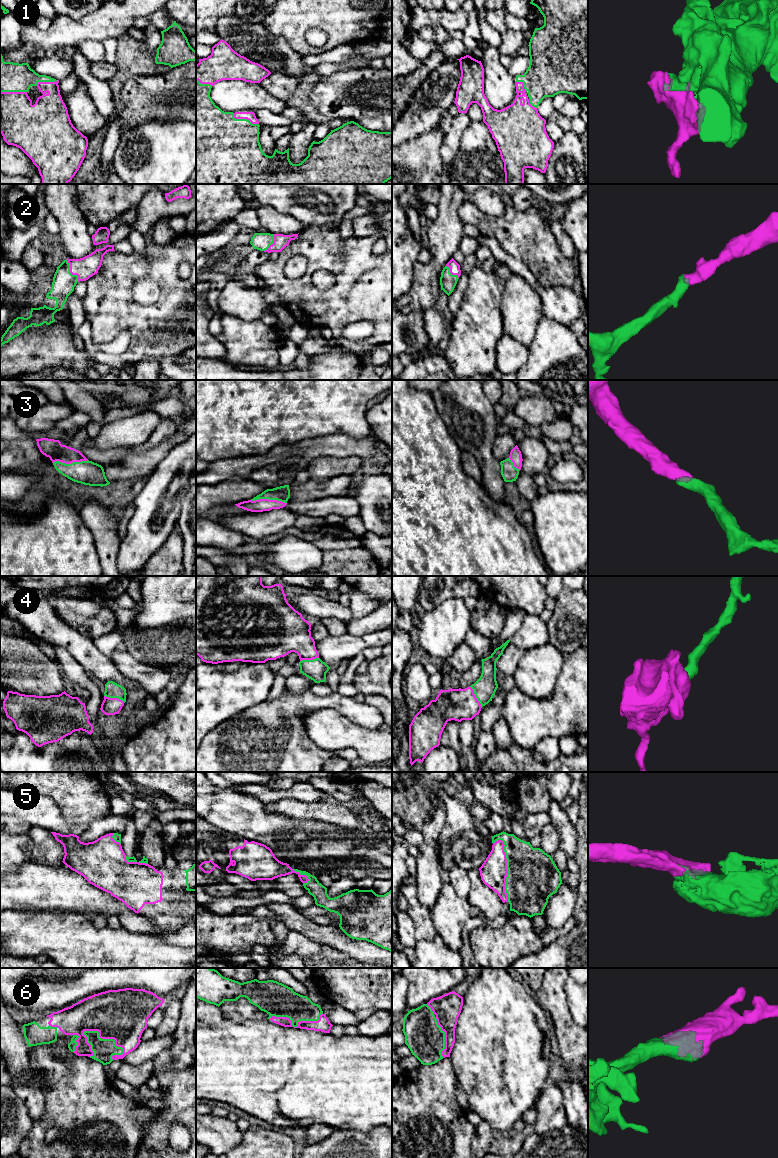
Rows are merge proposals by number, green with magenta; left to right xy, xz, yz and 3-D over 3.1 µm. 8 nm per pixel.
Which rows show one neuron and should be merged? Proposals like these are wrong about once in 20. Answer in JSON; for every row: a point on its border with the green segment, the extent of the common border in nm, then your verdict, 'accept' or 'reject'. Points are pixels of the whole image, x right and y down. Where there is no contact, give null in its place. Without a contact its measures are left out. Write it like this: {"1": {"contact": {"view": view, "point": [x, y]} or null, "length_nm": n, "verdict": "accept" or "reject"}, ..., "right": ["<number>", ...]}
{"1": {"contact": {"view": "xz", "point": [244, 119]}, "length_nm": 220, "verdict": "accept"}, "2": {"contact": {"view": "xy", "point": [69, 272]}, "length_nm": 200, "verdict": "accept"}, "3": {"contact": {"view": "xz", "point": [269, 499]}, "length_nm": 280, "verdict": "accept"}, "4": {"contact": {"view": "yz", "point": [476, 697]}, "length_nm": 200, "verdict": "accept"}, "5": {"contact": {"view": "yz", "point": [507, 868]}, "length_nm": 500, "verdict": "accept"}, "6": {"contact": {"view": "xy", "point": [105, 1039]}, "length_nm": 380, "verdict": "accept"}, "right": ["1", "2", "3", "4", "5", "6"]}

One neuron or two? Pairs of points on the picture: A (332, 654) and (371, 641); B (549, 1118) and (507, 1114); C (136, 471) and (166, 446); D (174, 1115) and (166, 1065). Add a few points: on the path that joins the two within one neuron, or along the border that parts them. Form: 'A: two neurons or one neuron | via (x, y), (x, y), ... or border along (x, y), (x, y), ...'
A: one neuron | via (342, 647), (361, 643)
B: two neurons | border along (545, 1086), (533, 1107)
C: one neuron | via (143, 464), (159, 452)
D: one neuron | via (174, 1103), (174, 1084), (168, 1077)

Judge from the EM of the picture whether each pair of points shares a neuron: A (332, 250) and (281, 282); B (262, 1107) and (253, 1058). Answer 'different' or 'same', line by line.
A: same
B: same

